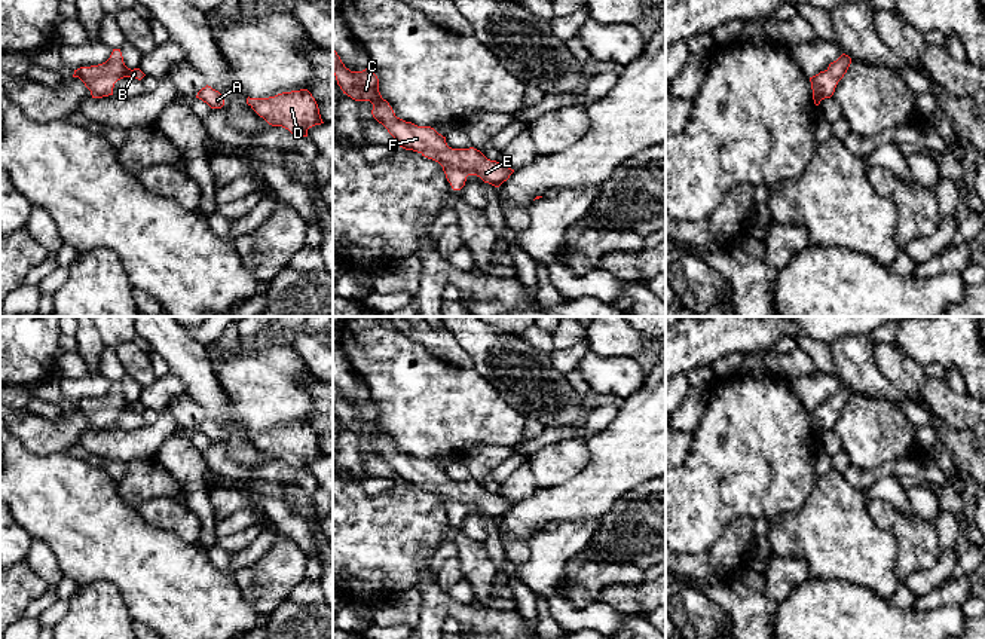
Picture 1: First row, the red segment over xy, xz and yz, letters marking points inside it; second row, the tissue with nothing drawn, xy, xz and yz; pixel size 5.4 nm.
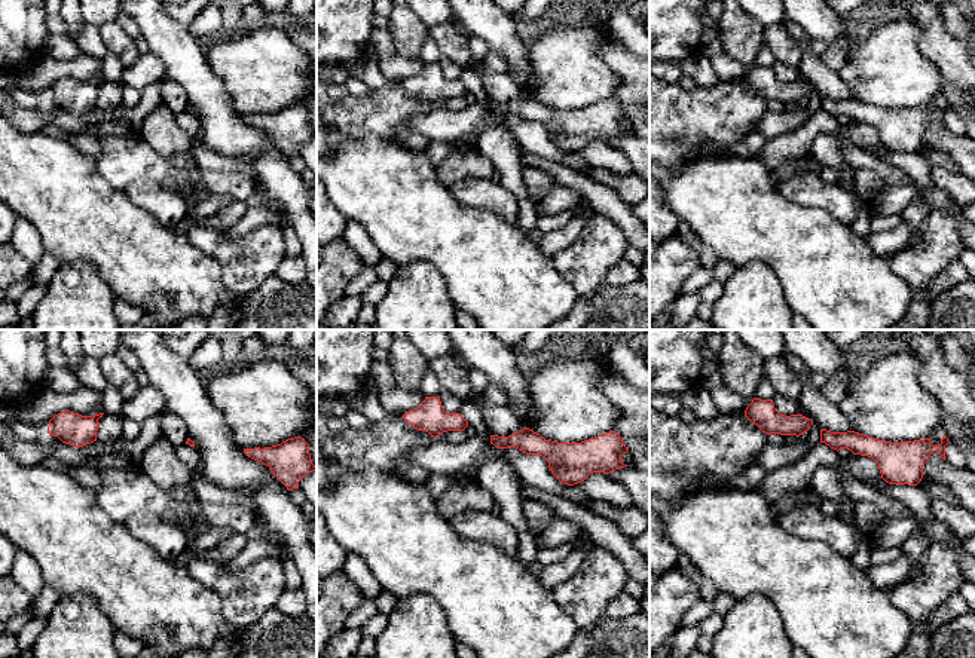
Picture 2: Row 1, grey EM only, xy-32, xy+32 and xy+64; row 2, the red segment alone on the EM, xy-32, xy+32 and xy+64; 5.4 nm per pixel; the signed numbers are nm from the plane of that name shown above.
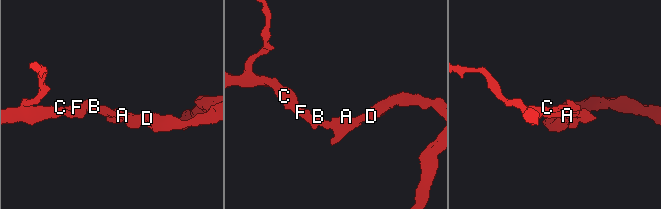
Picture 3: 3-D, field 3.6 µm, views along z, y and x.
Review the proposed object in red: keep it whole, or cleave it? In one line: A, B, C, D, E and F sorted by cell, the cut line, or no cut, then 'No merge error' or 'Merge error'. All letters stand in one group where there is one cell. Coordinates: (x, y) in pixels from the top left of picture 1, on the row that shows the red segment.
Groups: A B C D E F. No split. No merge error

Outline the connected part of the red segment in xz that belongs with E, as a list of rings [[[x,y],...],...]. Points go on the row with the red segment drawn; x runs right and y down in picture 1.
[[[333,51],[333,74],[343,94],[355,101],[370,101],[373,104],[373,117],[388,129],[400,147],[438,162],[453,190],[461,190],[468,175],[477,175],[484,183],[499,187],[514,172],[514,169],[487,159],[474,147],[449,147],[446,137],[431,126],[417,126],[397,117],[389,103],[382,98],[379,79],[371,67],[363,71],[351,71],[337,52]]]

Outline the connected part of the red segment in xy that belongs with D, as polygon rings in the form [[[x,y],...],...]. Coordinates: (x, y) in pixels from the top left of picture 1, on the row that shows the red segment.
[[[308,89],[282,92],[269,98],[247,98],[247,104],[269,125],[308,137],[308,129],[324,123],[318,104]]]

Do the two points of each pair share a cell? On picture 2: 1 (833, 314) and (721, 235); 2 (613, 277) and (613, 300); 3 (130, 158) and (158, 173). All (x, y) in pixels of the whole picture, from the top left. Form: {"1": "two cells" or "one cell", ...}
{"1": "one cell", "2": "two cells", "3": "one cell"}

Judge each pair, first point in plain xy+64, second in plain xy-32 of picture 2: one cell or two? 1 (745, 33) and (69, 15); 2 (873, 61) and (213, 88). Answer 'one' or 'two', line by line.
1: one
2: two

